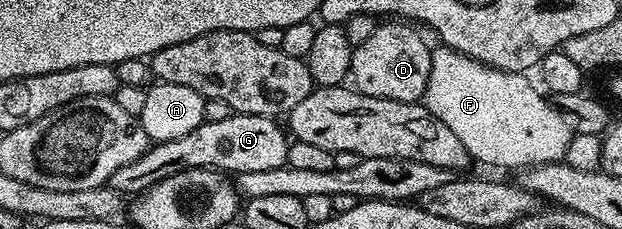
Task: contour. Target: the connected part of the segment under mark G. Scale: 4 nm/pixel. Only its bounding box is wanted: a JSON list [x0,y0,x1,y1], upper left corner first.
[108,114,291,194]

